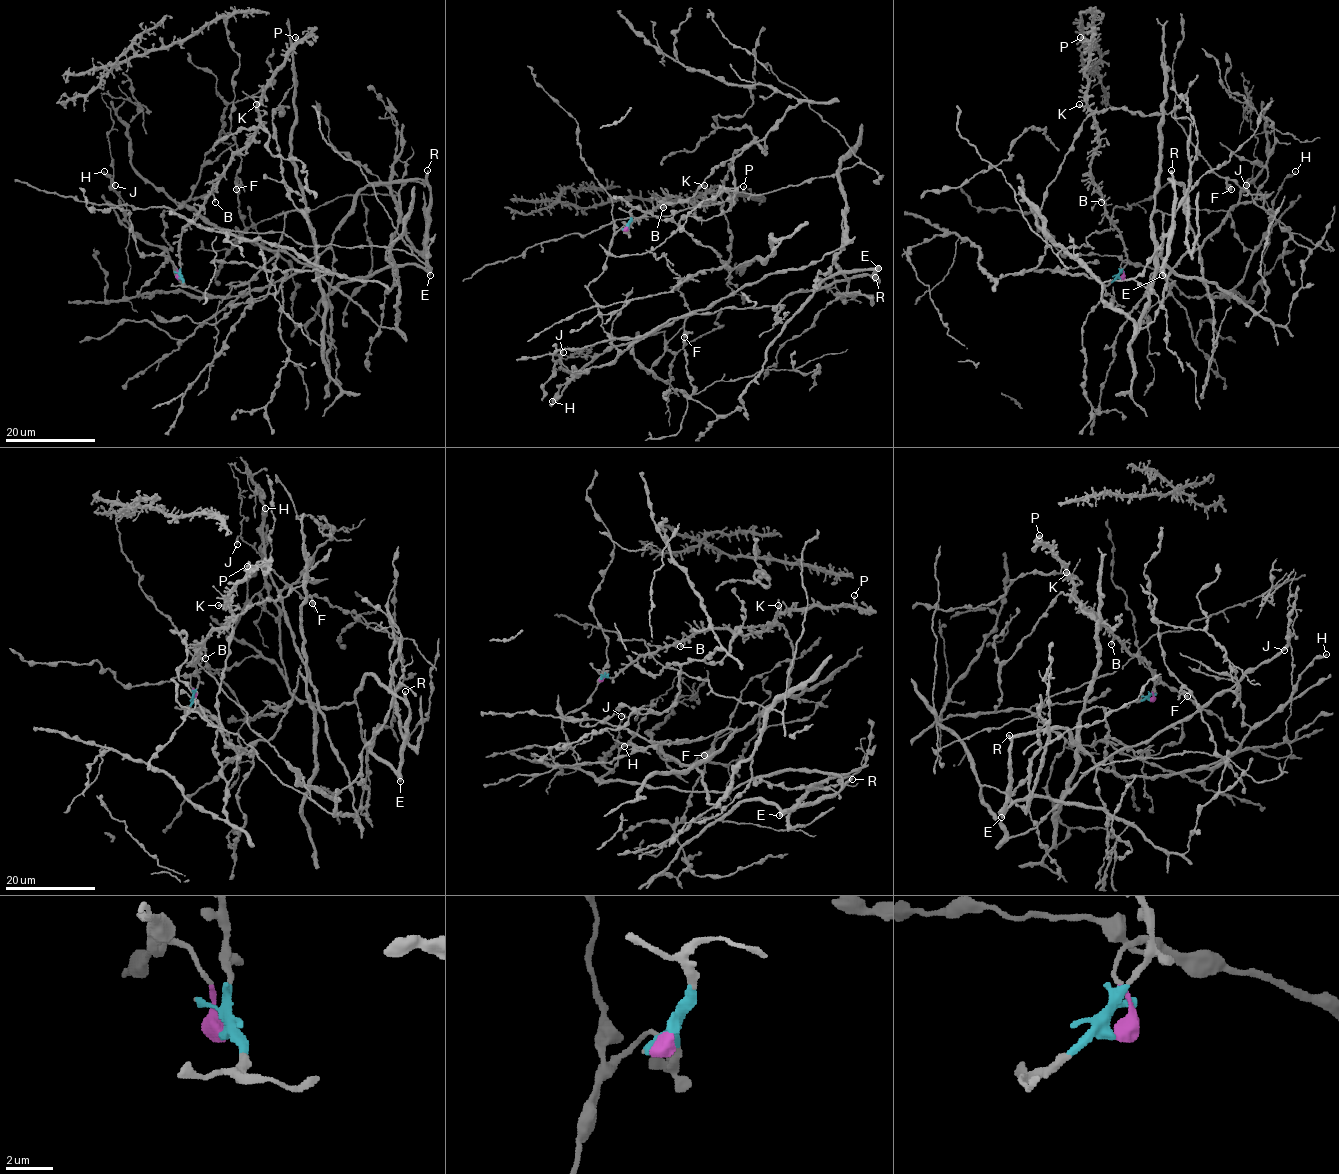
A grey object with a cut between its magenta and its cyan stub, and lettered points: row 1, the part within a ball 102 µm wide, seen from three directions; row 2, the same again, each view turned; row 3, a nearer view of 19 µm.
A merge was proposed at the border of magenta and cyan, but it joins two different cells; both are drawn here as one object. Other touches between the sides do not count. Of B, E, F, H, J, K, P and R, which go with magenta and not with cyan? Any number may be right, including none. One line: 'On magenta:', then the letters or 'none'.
On magenta: E, F, H, J, R

